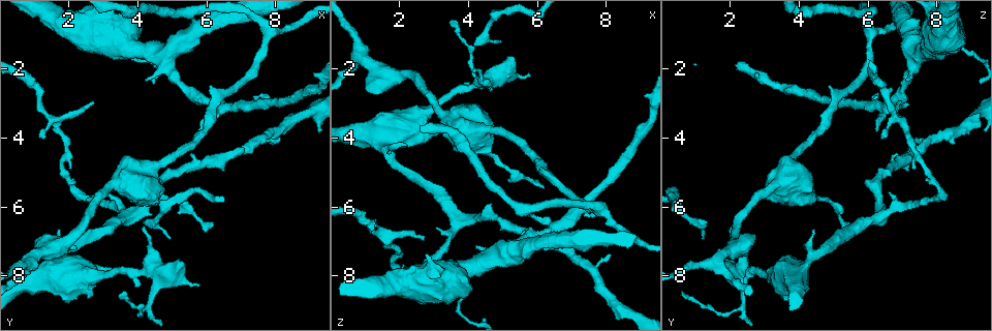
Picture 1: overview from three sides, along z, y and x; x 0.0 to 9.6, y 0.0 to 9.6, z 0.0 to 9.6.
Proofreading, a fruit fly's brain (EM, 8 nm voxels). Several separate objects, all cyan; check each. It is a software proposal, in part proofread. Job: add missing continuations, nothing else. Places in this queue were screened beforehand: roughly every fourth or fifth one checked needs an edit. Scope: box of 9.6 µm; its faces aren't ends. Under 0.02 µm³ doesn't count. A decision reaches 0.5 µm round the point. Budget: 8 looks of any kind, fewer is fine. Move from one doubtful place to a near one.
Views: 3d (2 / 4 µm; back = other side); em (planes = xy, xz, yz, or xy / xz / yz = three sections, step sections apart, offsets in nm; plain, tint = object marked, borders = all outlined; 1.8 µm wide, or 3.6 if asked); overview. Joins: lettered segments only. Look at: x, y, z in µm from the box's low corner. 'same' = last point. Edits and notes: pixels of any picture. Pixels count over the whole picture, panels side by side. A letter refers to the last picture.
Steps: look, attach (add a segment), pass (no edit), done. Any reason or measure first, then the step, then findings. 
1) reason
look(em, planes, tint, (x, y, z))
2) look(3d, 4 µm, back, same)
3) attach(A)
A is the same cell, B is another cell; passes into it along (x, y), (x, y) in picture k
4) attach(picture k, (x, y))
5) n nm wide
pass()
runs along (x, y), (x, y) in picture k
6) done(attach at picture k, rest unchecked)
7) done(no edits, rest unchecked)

branch stops here
look(em, planes, borders, (5.80, 8.30, 2.15))

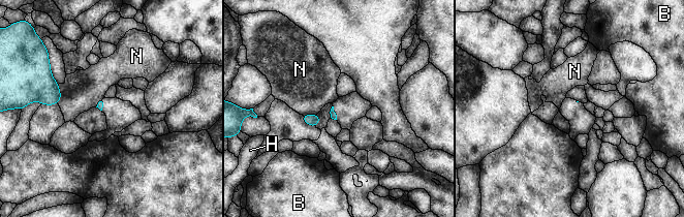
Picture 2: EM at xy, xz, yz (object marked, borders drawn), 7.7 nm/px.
pass()
B, H and N are other cells; border along (59, 84), (61, 98), (57, 102) in picture 2; no lettered segment goes on from it

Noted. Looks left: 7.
free end
look(em, xz, step 16, borders, (7.80, 2.90, 6.15))

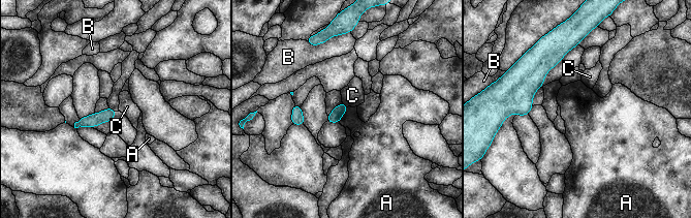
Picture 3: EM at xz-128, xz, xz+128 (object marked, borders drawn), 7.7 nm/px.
another direction
look(em, planes, borders, same)

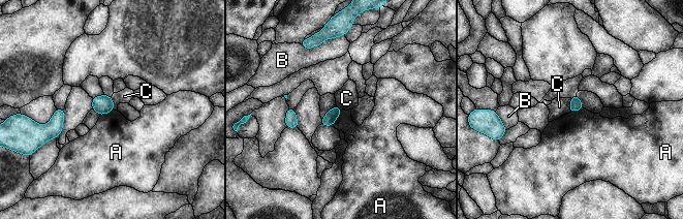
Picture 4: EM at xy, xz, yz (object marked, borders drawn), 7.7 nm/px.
pass()
A, B and C are other cells; border along (342, 110), (333, 125) in picture 4; no lettered segment goes on from it

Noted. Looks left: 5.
thick turns thin
look(3d, 4 µm, (5.25, 5.80, 4.90))

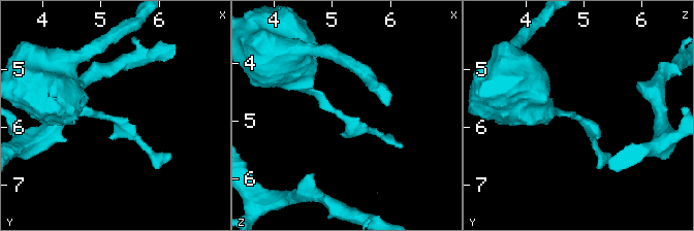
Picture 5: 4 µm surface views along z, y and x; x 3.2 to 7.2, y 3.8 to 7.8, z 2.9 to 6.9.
now the EM
look(em, 3.6 µm, yz, step 4, tint, (5.25, 5.85, 4.90))

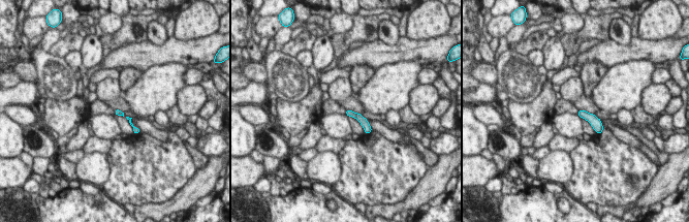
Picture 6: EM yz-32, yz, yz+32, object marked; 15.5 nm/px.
look(em, 3.6 µm, planes, borders, same)

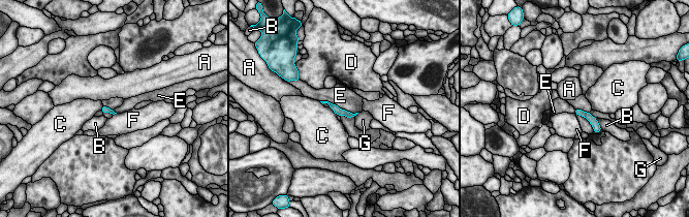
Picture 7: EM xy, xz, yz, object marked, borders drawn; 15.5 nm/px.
100 nm wide
pass()
A, B, C, D, E, F and G are other cells; runs along (577, 111), (586, 115), (598, 129) in picture 7; no lettered segment goes on from it

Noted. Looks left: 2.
done(no edits, rest unchecked)

